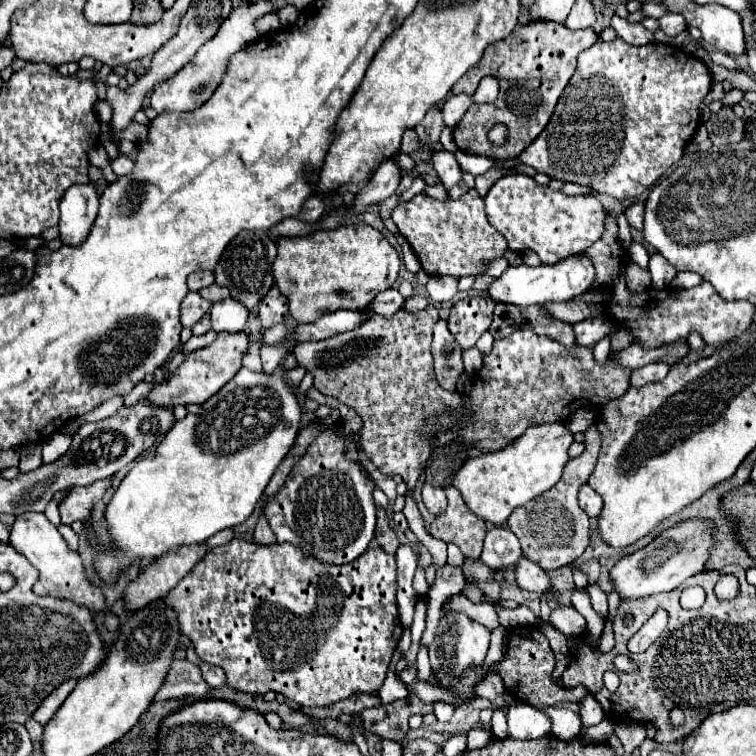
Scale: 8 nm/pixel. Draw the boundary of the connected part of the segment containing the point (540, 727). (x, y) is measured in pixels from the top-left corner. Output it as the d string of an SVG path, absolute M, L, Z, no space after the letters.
M515 703L509 707L509 737L513 739L539 739L549 735L551 719L541 709L527 703Z

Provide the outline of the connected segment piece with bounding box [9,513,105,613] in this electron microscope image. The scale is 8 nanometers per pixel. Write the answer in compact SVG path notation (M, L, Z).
M23 513L17 517L13 529L11 529L11 539L9 543L23 553L39 571L39 579L33 587L37 595L51 595L51 597L61 597L61 599L71 599L83 607L87 607L91 613L101 613L105 611L105 595L103 591L93 585L87 575L83 561L77 551L73 551L63 535L57 531L57 527L43 515L43 513Z

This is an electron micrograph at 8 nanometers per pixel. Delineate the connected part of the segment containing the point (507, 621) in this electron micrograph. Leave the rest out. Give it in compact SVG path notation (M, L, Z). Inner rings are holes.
M497 605L497 613L499 613L501 625L505 629L509 629L509 627L525 627L525 625L533 625L533 623L541 621L527 605L519 605L517 609L503 609L501 605Z

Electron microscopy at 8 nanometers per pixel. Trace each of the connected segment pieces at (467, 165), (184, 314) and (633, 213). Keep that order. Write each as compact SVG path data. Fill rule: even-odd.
M457 151L455 157L457 157L461 169L469 171L473 175L481 175L481 173L489 171L493 167L493 163L495 163L495 159L487 159L485 155L467 155L463 151Z
M189 293L183 303L181 303L181 323L183 327L193 327L207 311L209 311L211 303L207 303L207 299L203 299L199 293Z
M641 201L625 209L625 217L633 229L639 229L639 231L643 229L643 211L645 211L645 205Z

